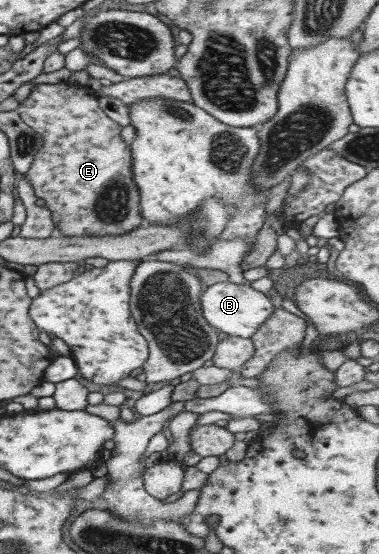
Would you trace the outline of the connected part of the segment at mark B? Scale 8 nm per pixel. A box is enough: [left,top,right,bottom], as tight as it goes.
[200,282,274,339]

